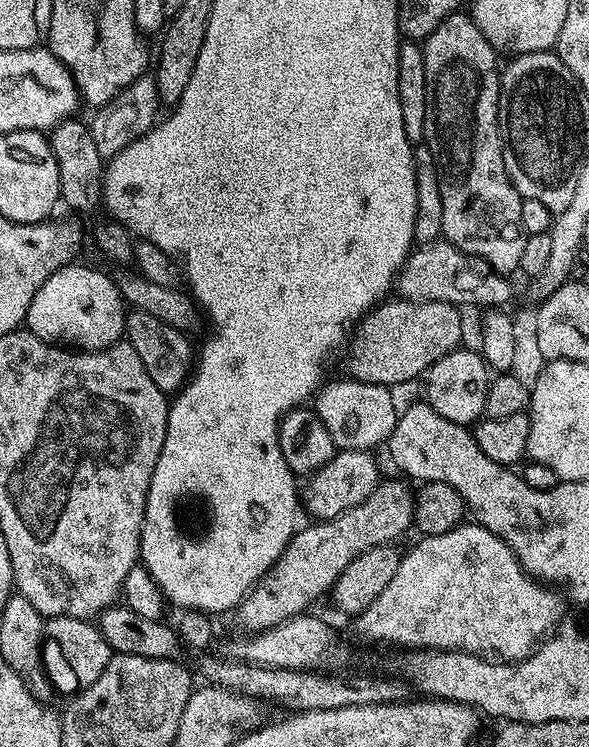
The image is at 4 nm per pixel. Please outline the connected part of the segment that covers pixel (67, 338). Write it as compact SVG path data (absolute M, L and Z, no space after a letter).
M80 263L67 264L42 282L38 294L34 294L34 302L30 302L26 328L47 344L100 352L121 343L125 335L126 305L111 275Z

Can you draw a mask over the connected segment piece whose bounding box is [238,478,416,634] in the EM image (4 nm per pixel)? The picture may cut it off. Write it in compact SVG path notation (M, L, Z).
M381 479L374 494L370 494L370 498L366 498L358 506L338 514L332 520L312 522L309 528L301 527L292 537L292 541L284 547L284 553L276 559L275 566L240 601L238 613L240 612L240 624L245 628L243 631L248 634L265 632L268 628L278 626L294 616L307 613L311 609L308 607L319 596L327 597L331 593L342 570L346 570L346 566L350 566L350 562L354 562L358 554L379 544L392 544L407 528L411 529L416 519L416 498L413 489L408 489L403 484L405 481L400 480Z

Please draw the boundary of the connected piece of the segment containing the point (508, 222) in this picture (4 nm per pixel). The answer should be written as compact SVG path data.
M457 10L449 14L440 23L438 30L434 30L434 34L430 34L428 39L423 41L422 47L424 49L424 61L426 62L426 126L424 127L424 135L427 143L432 143L430 151L436 160L436 168L440 172L443 239L449 240L455 248L460 248L466 254L474 254L478 258L490 262L490 266L495 272L512 274L513 271L515 273L522 262L522 246L526 239L526 233L522 226L522 197L518 194L516 187L508 181L506 166L504 165L504 141L500 139L500 78L502 72L499 67L496 69L497 49L492 47L492 43L486 38L486 34L482 34L482 30L475 19L464 10Z

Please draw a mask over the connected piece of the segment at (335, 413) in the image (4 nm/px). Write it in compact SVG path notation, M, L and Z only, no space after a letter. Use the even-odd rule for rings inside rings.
M329 379L315 393L315 415L326 426L326 430L332 441L336 443L337 449L375 449L375 444L382 443L387 436L389 439L396 431L396 421L398 419L396 400L388 393L391 391L383 384L367 384L361 380L343 379L332 381Z

